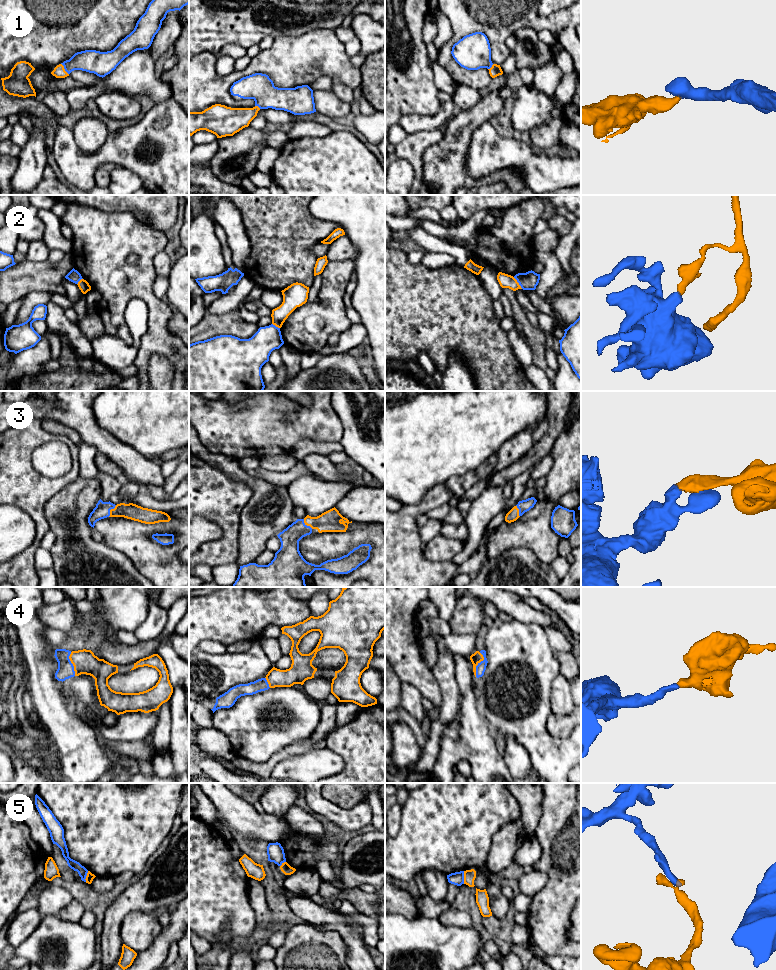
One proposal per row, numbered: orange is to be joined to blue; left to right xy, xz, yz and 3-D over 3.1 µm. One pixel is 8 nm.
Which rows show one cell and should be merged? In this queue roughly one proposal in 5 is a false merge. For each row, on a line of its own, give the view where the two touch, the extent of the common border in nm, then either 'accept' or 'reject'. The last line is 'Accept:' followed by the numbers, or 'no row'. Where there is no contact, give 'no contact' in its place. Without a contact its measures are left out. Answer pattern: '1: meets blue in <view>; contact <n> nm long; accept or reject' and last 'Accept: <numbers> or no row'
1: meets blue in xy; contact 110 nm long; accept
2: meets blue in yz; contact 120 nm long; reject
3: meets blue in xy; contact 120 nm long; accept
4: meets blue in yz; contact 200 nm long; accept
5: meets blue in yz; contact 100 nm long; reject
Accept: 1, 3, 4

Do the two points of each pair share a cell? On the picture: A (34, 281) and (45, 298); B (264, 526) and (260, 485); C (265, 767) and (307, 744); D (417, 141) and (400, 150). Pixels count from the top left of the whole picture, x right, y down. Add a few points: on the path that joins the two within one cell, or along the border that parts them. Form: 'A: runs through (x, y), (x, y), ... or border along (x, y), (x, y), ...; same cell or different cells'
A: border along (49, 291), (31, 291), (25, 297); different cells
B: runs through (264, 516), (261, 507), (261, 495); same cell
C: runs through (275, 759), (297, 748); same cell
D: runs through (413, 143), (404, 150); same cell

